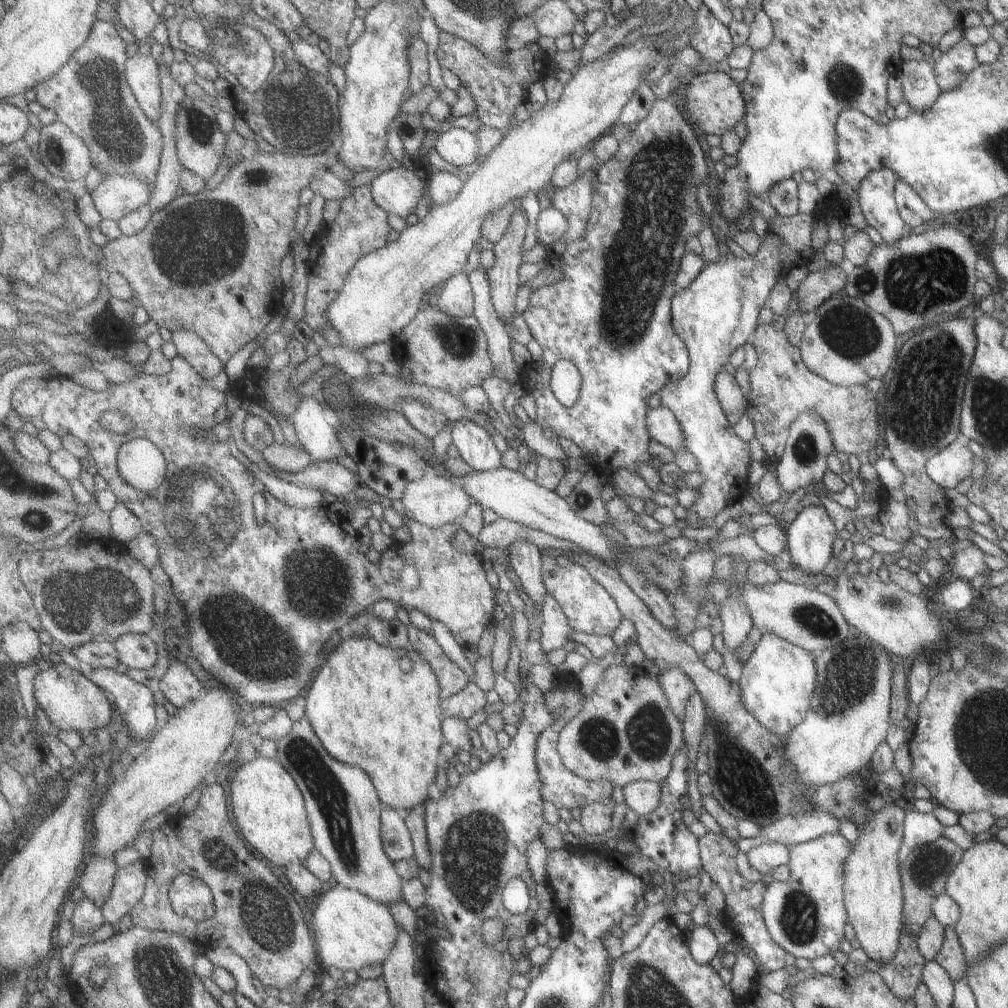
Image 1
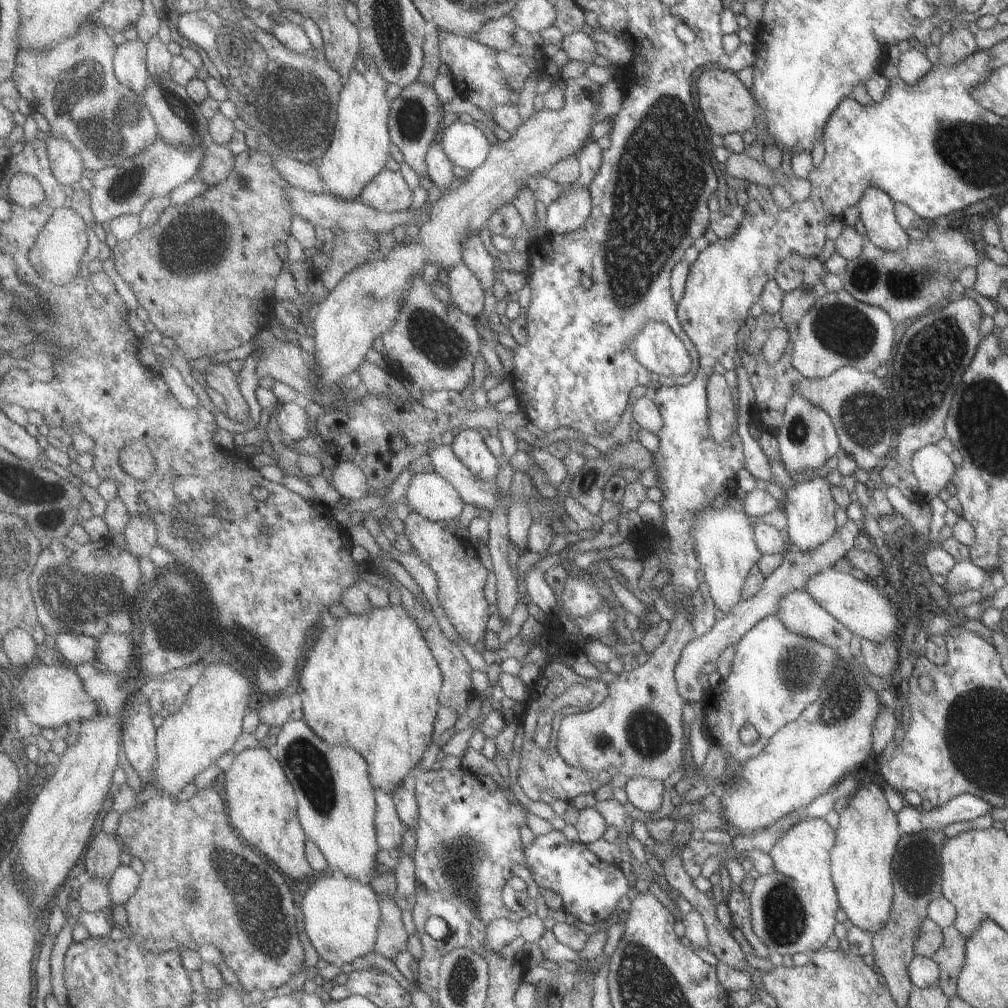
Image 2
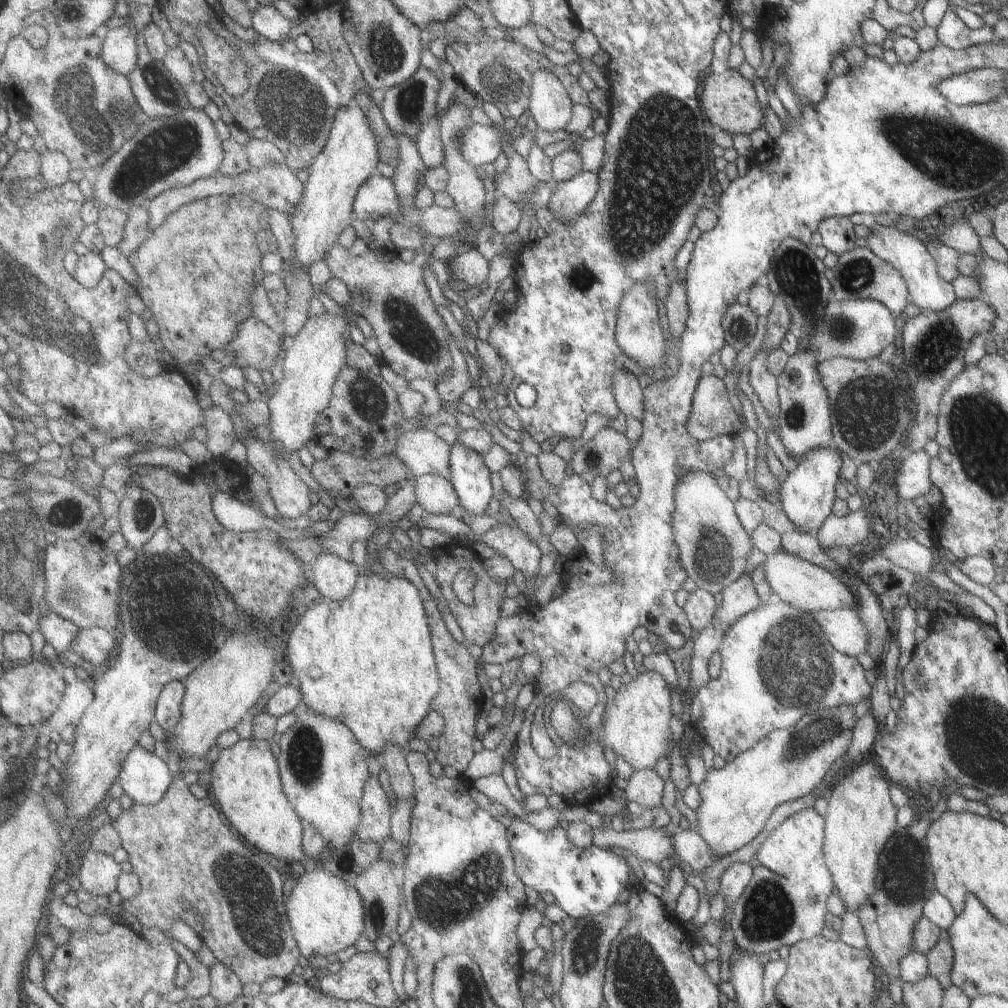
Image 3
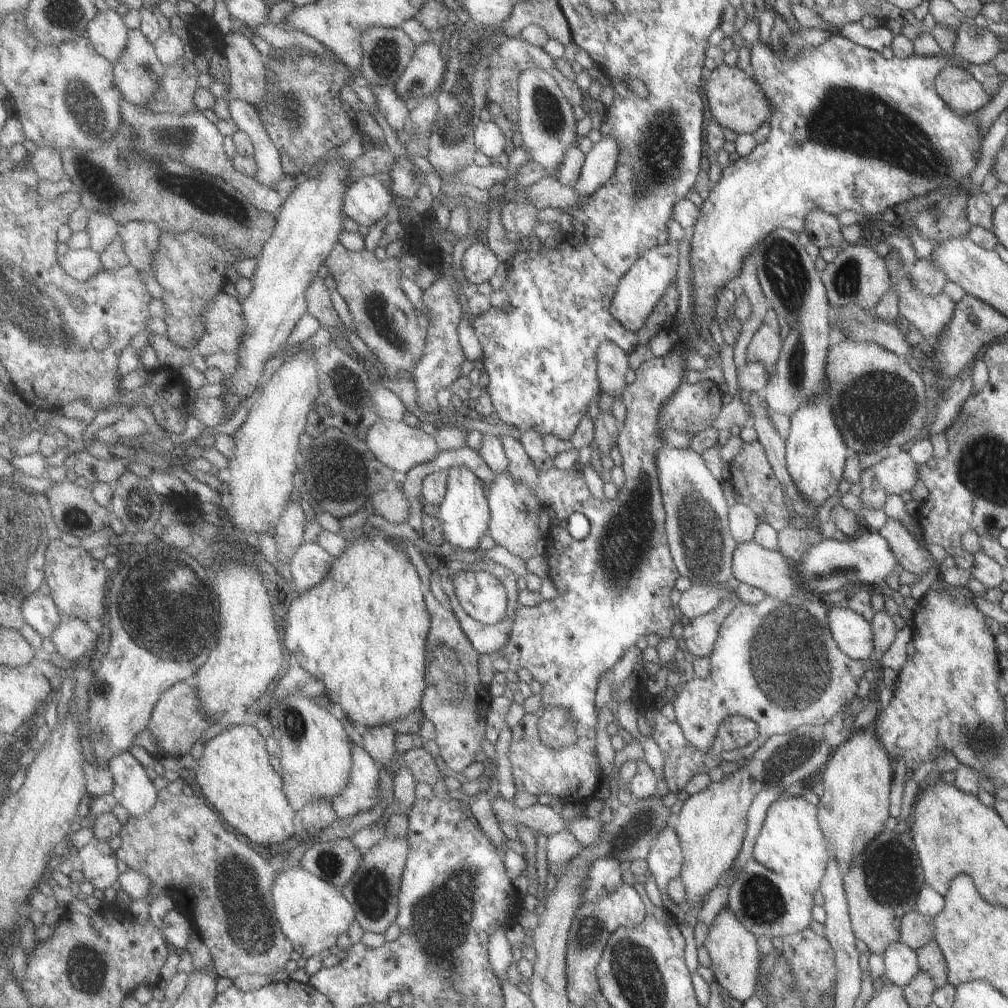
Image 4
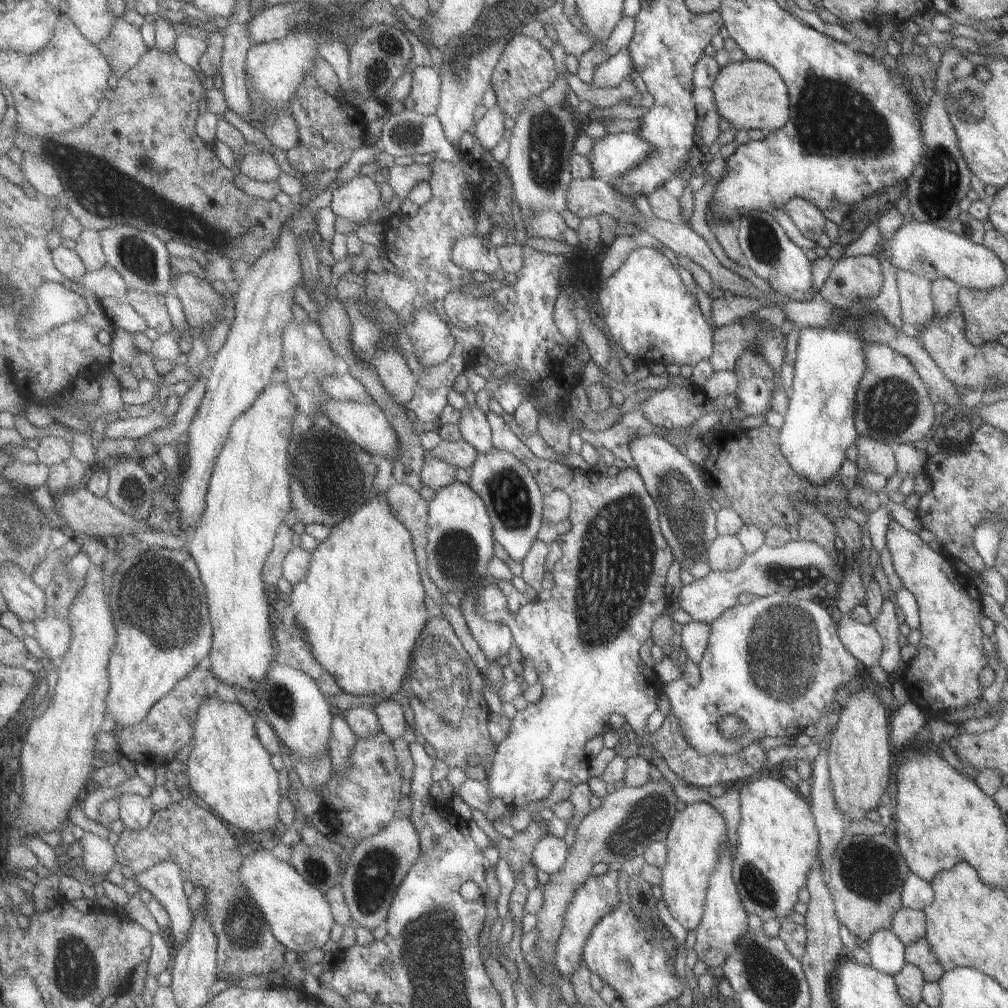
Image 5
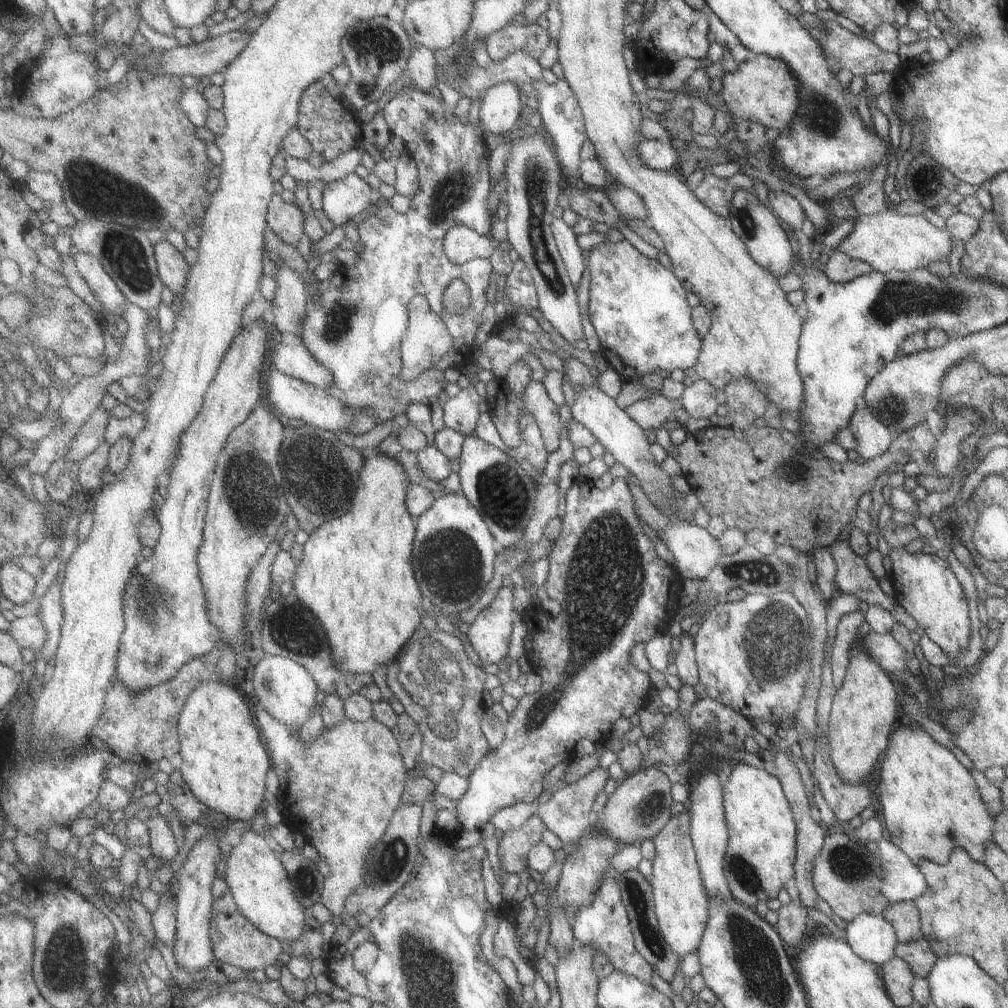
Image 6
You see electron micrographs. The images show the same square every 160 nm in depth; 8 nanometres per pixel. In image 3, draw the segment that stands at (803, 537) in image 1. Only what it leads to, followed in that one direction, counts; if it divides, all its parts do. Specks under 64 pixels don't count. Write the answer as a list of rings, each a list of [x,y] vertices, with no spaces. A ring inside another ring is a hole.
[[[829,446],[816,448],[804,453],[802,457],[803,460],[787,473],[787,477],[783,481],[777,483],[776,488],[780,508],[789,518],[792,526],[794,525],[794,530],[815,536],[825,518],[831,515],[832,504],[836,498],[833,491],[835,483],[840,478],[838,472],[842,456],[832,446]]]

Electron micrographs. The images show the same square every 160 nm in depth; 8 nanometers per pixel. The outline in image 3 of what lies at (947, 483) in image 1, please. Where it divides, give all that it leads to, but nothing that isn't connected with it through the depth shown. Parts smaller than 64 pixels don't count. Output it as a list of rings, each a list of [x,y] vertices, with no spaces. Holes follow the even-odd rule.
[[[922,448],[904,455],[896,474],[893,475],[892,483],[897,489],[896,497],[899,502],[923,496],[932,487],[929,465],[930,457]]]

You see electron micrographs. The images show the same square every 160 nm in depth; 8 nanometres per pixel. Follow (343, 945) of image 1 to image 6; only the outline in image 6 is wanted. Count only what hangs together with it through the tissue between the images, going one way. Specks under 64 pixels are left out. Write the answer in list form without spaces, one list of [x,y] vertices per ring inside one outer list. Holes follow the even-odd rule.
[[[248,828],[228,854],[224,880],[240,911],[257,928],[269,936],[294,943],[306,932],[311,914],[294,891],[290,874],[271,842]]]

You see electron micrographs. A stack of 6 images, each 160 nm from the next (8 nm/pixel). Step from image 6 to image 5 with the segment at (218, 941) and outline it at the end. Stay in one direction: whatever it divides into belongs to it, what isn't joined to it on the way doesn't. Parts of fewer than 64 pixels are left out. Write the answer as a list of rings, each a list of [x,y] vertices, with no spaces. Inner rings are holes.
[[[191,798],[172,801],[154,814],[145,830],[124,830],[116,844],[116,856],[116,861],[131,869],[135,875],[143,874],[155,864],[171,858],[183,870],[186,881],[191,882],[193,887],[205,888],[207,918],[211,920],[213,932],[219,940],[219,971],[227,975],[264,975],[284,969],[287,948],[273,936],[271,926],[265,922],[259,906],[254,904],[241,882],[245,856],[239,852],[239,842],[227,823],[221,822],[214,812],[199,806]]]

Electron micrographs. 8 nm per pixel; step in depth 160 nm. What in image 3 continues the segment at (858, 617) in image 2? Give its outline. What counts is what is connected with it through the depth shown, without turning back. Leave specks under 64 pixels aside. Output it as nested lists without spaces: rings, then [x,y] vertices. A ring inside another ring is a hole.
[[[781,549],[773,554],[765,555],[765,560],[759,566],[772,592],[778,596],[779,600],[793,608],[805,613],[819,609],[856,610],[858,600],[847,587],[844,578],[837,578],[831,574],[831,571],[797,558],[793,553]]]

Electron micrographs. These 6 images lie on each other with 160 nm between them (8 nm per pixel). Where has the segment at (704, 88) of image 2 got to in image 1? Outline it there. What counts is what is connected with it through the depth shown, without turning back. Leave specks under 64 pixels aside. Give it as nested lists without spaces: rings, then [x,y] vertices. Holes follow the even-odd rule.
[[[727,69],[699,73],[681,92],[686,99],[682,107],[685,108],[689,120],[705,134],[723,136],[725,132],[731,131],[731,126],[739,122],[741,116],[744,115],[744,97],[742,92],[739,92],[739,88],[729,80]]]

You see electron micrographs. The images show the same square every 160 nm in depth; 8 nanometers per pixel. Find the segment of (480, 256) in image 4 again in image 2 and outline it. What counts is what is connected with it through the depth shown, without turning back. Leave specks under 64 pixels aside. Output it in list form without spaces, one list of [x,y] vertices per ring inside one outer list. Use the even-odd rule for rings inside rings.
[[[464,262],[449,271],[446,286],[453,306],[474,318],[482,314],[486,290]]]

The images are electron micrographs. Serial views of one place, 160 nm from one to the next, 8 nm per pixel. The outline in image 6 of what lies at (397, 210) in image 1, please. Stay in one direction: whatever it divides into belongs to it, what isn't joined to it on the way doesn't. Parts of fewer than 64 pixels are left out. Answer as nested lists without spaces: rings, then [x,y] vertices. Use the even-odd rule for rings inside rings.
[[[353,172],[327,183],[322,200],[323,213],[335,226],[347,225],[381,198],[379,189],[371,188]]]

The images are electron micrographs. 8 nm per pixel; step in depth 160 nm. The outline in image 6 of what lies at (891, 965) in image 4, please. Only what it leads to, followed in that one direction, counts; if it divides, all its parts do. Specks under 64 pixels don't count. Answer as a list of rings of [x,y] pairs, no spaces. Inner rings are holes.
[[[859,912],[845,928],[844,940],[856,956],[874,966],[894,958],[895,939],[891,924],[881,914]]]

